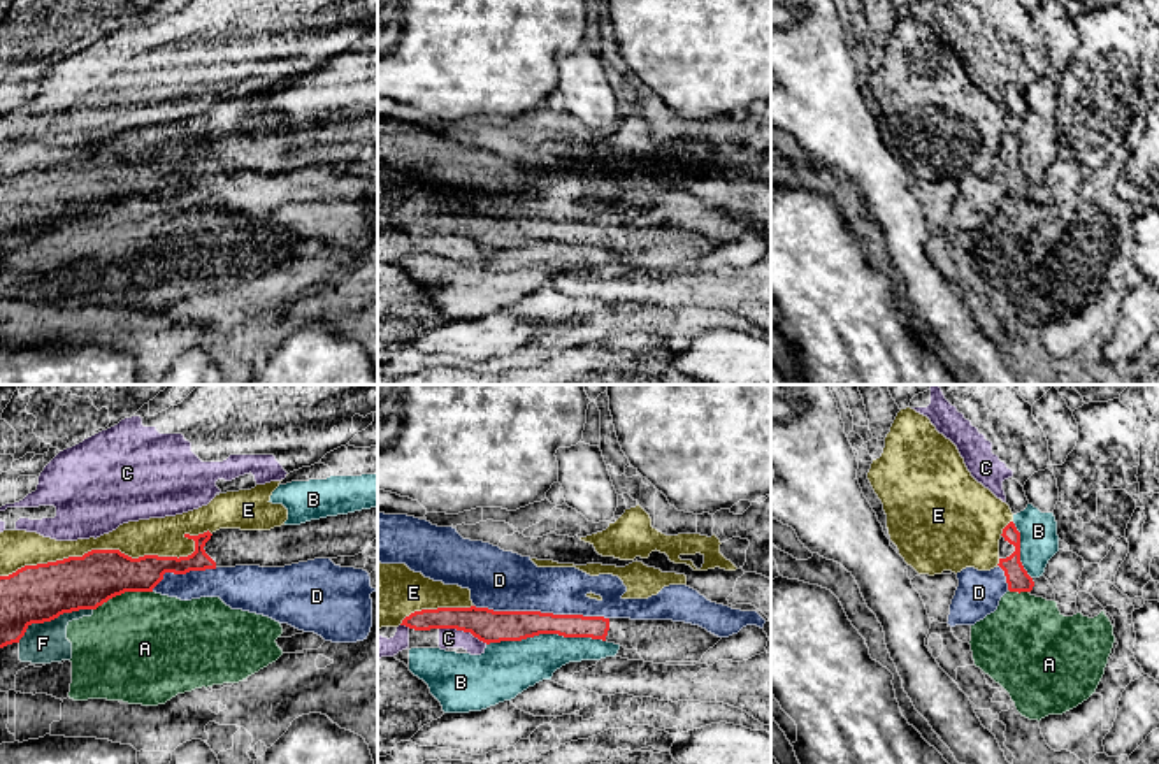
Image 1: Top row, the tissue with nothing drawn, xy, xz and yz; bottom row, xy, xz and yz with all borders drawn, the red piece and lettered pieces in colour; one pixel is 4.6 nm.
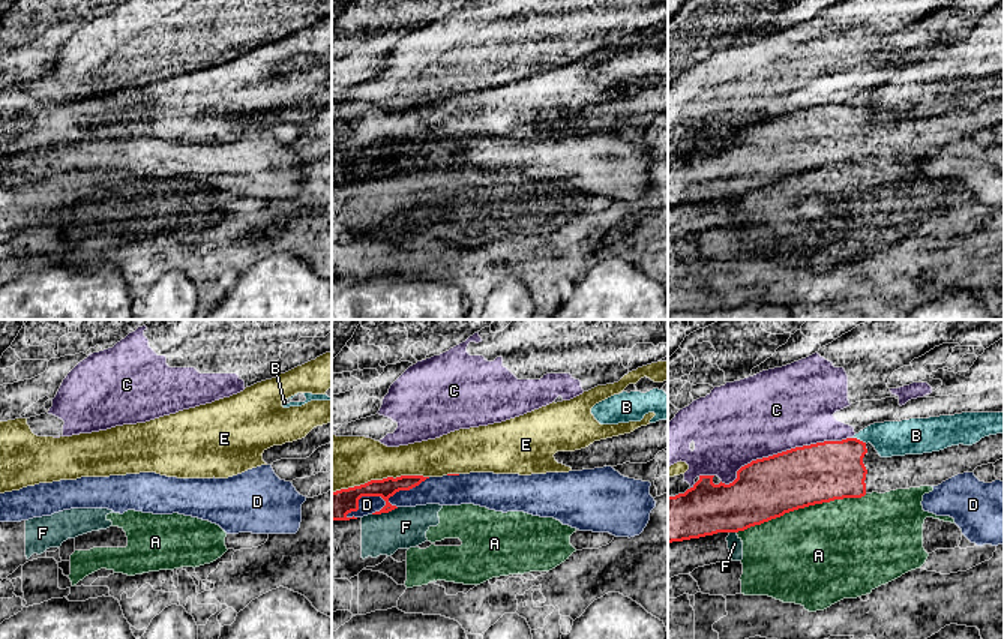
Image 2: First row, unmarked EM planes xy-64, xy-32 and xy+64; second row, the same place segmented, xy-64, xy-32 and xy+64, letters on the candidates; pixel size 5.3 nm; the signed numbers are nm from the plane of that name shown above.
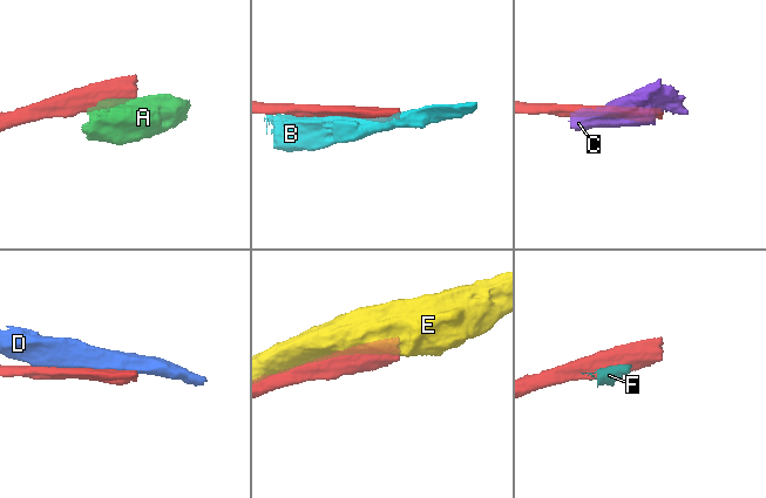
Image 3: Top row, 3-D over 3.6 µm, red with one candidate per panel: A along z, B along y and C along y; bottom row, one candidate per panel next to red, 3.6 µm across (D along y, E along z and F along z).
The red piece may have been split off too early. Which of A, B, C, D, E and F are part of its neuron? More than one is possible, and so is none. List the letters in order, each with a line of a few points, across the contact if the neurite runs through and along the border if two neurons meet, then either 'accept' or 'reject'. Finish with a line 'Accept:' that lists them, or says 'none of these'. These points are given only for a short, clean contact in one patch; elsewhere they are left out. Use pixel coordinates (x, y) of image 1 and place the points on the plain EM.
A: reject
B: reject
C: reject
D: reject
E: reject
F: line xy (92, 215), (65, 218), (50, 227), (34, 229), (18, 248); reject
Accept: none of these

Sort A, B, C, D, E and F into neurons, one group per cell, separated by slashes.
A F / B / C / D / E

